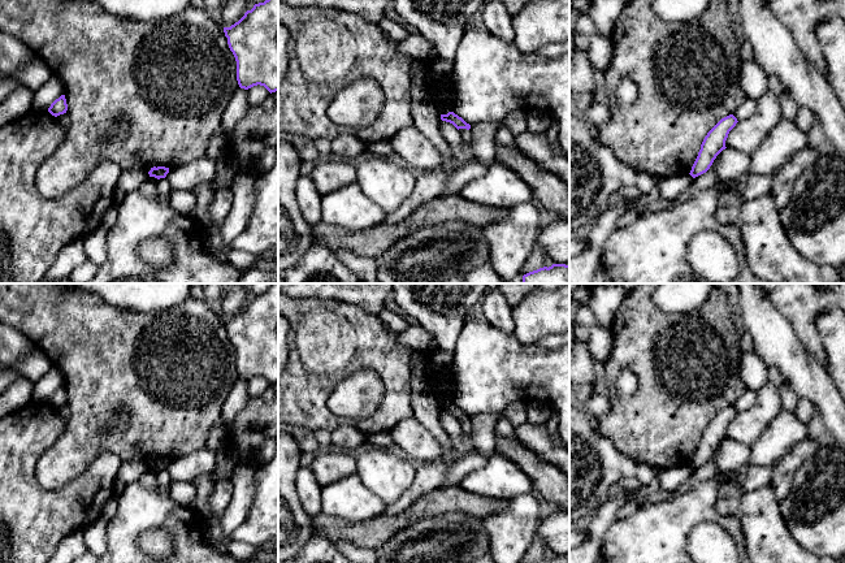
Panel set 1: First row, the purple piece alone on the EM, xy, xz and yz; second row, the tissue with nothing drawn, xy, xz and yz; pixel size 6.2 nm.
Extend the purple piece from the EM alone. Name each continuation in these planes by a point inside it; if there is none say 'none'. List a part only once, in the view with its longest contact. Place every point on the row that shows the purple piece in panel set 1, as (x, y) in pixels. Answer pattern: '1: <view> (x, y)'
none

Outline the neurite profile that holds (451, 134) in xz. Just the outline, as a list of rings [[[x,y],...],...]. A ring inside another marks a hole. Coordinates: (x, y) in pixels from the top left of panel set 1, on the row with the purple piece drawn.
[[[439,118],[439,131],[450,146],[459,146],[463,143],[460,131],[450,122]]]

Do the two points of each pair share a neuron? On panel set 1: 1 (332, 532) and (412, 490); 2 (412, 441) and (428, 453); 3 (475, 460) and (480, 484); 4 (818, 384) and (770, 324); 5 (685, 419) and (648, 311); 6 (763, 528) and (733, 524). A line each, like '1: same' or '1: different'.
1: different
2: same
3: different
4: same
5: same
6: different

